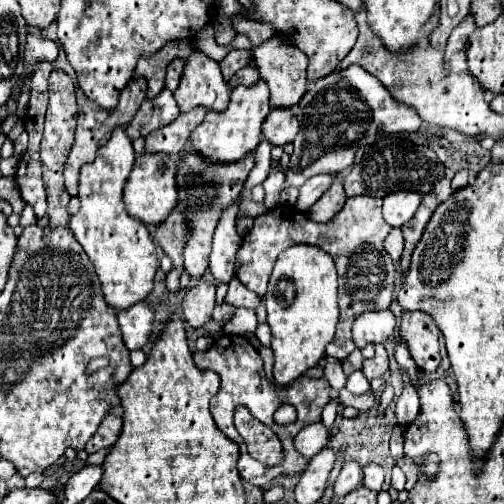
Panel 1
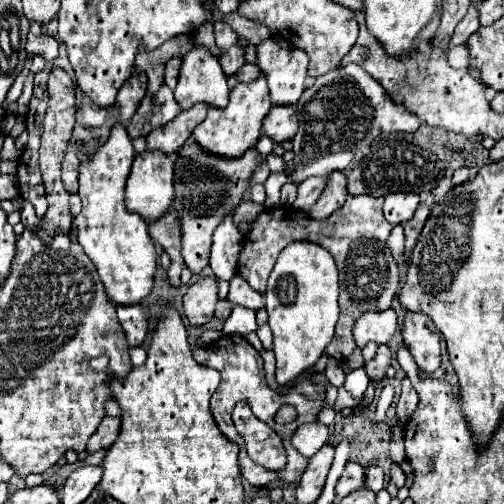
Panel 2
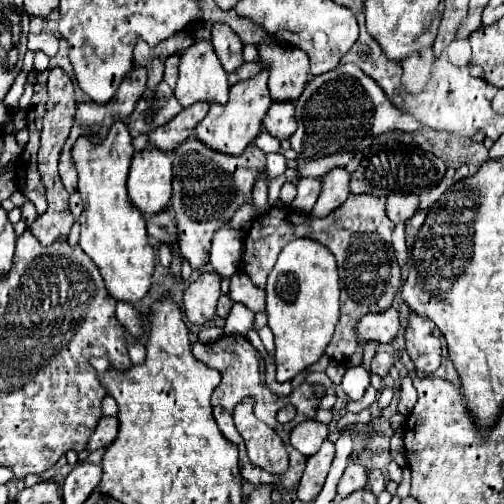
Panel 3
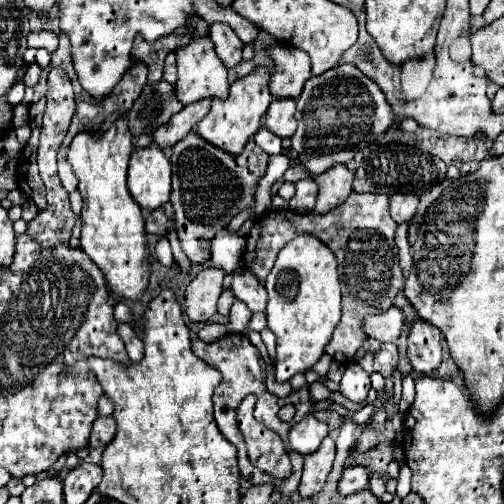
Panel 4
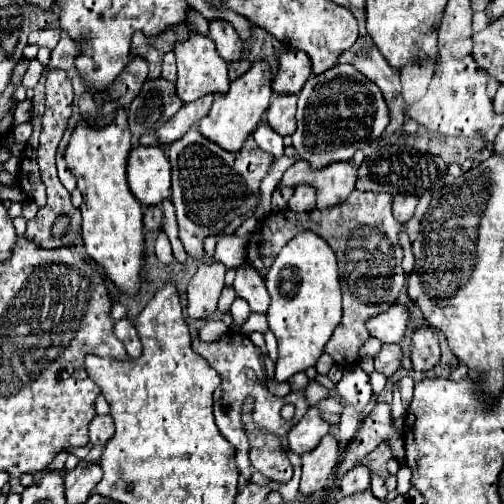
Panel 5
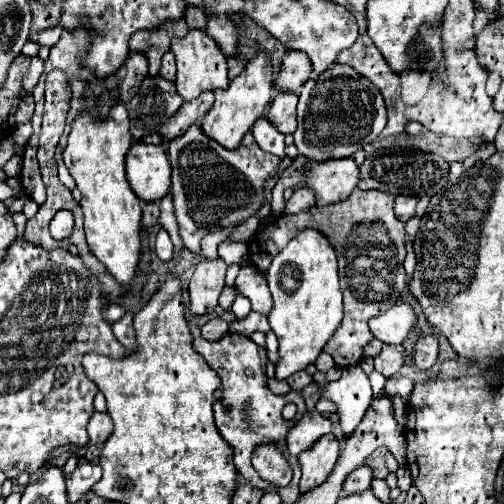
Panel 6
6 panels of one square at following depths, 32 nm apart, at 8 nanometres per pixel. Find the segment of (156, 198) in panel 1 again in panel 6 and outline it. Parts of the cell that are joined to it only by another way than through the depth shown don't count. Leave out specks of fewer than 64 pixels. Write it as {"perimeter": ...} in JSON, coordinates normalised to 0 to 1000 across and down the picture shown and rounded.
{"perimeter":[[[270,282],[250,306],[250,349],[282,397],[317,397],[337,377],[337,321],[321,290]]]}

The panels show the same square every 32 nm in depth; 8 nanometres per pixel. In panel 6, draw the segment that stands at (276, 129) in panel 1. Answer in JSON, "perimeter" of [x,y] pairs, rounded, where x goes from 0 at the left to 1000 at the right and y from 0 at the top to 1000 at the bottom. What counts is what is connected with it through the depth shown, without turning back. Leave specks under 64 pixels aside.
{"perimeter":[[[552,183],[540,198],[532,234],[560,266],[579,266],[587,258],[587,206],[591,190],[583,183]]]}

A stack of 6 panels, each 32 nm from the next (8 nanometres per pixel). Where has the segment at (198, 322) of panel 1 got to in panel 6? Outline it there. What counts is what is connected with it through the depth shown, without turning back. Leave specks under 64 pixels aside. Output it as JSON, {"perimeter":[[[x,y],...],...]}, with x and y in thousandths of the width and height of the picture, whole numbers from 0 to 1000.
{"perimeter":[[[397,516],[377,556],[377,619],[405,623],[433,603],[448,548],[444,516]]]}

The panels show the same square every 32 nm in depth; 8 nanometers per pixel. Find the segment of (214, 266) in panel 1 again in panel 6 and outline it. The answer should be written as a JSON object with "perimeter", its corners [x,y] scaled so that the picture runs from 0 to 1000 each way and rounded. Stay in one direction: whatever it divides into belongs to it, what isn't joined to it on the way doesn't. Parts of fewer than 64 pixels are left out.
{"perimeter":[[[444,476],[444,480],[433,488],[433,508],[437,508],[448,524],[464,524],[464,520],[476,520],[476,516],[480,516],[480,508],[488,504],[488,496],[492,496],[492,484]]]}

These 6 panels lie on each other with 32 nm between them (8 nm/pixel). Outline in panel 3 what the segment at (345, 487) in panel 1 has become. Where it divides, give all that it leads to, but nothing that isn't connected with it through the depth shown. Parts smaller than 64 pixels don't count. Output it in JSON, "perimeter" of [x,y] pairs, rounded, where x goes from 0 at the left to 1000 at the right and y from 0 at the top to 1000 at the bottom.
{"perimeter":[[[694,921],[675,948],[675,988],[687,988],[690,980],[698,980],[706,972],[718,972],[726,964],[730,964],[726,929],[714,925],[714,921]]]}

